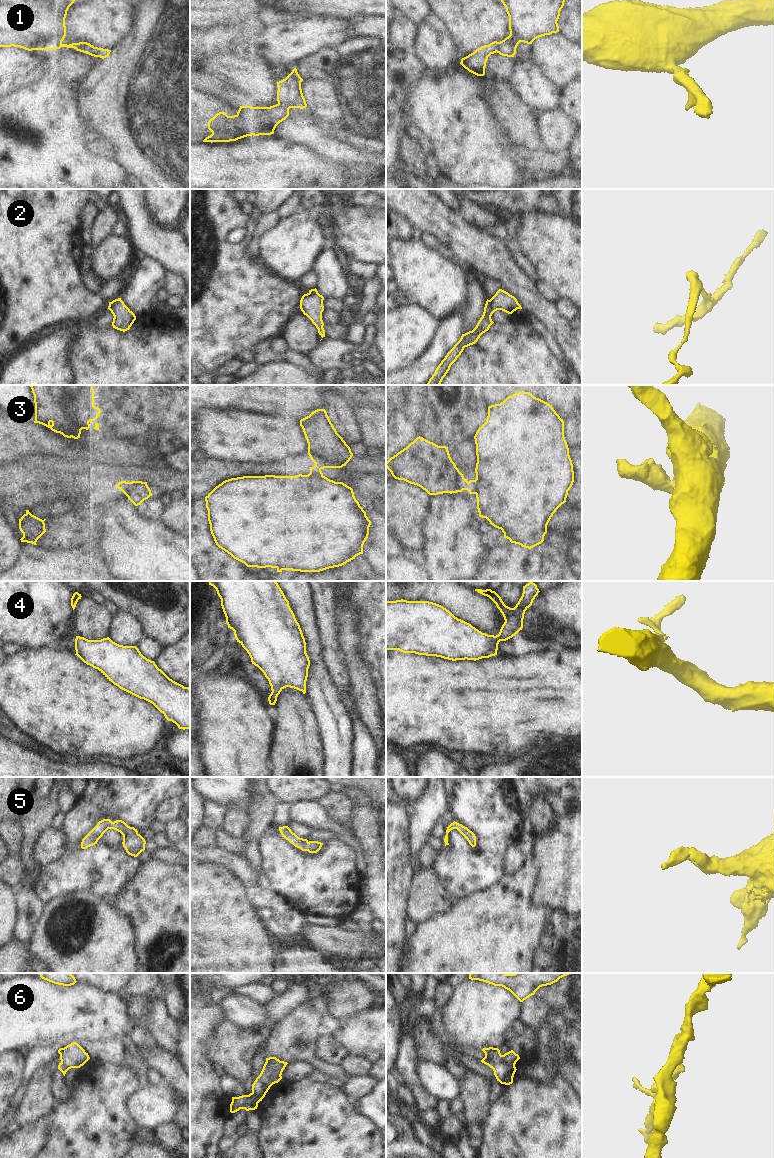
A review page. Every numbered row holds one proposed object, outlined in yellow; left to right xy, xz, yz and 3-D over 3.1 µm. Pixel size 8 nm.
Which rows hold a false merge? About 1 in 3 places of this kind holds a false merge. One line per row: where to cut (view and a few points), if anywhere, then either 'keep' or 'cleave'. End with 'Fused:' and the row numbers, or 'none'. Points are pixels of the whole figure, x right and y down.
1: cut none; keep
2: cut none; keep
3: cut yz (467, 482), (468, 490); cleave
4: cut none; keep
5: cut none; keep
6: cut xz (256, 1078), (262, 1086), (262, 1093), (259, 1096); cleave
Fused: 3, 6

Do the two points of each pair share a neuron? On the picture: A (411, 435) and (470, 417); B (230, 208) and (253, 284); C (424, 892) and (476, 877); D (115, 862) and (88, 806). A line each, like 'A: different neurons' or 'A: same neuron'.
A: different neurons
B: same neuron
C: different neurons
D: same neuron

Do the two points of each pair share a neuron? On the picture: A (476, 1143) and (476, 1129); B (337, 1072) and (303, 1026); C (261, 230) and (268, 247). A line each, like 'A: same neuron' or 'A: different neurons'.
A: same neuron
B: same neuron
C: different neurons

